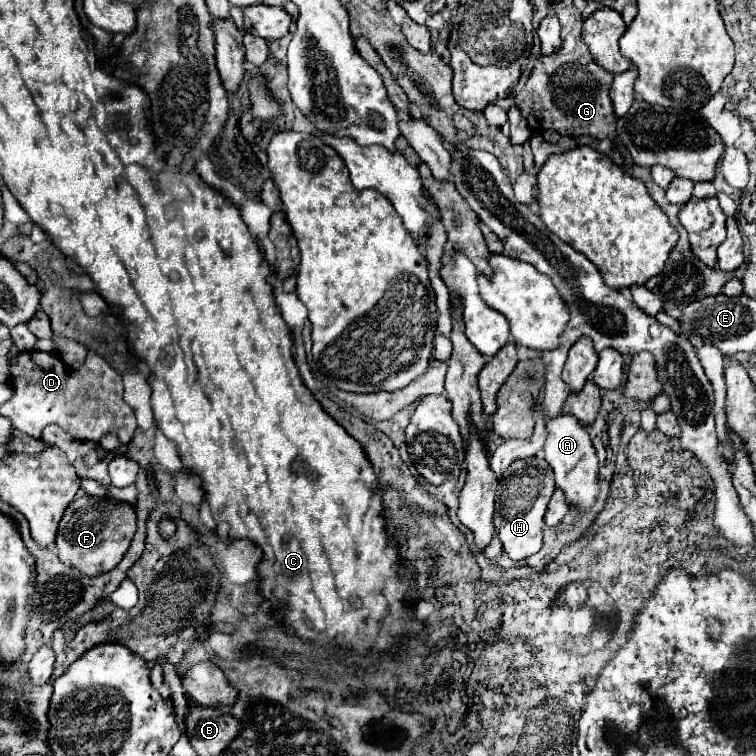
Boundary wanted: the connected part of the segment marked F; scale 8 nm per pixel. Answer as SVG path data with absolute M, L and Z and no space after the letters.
M83 490L77 492L71 506L65 510L59 522L57 548L59 560L67 566L77 568L85 576L99 576L113 570L125 556L133 536L135 536L135 508L129 502L119 502L113 498L97 498Z

